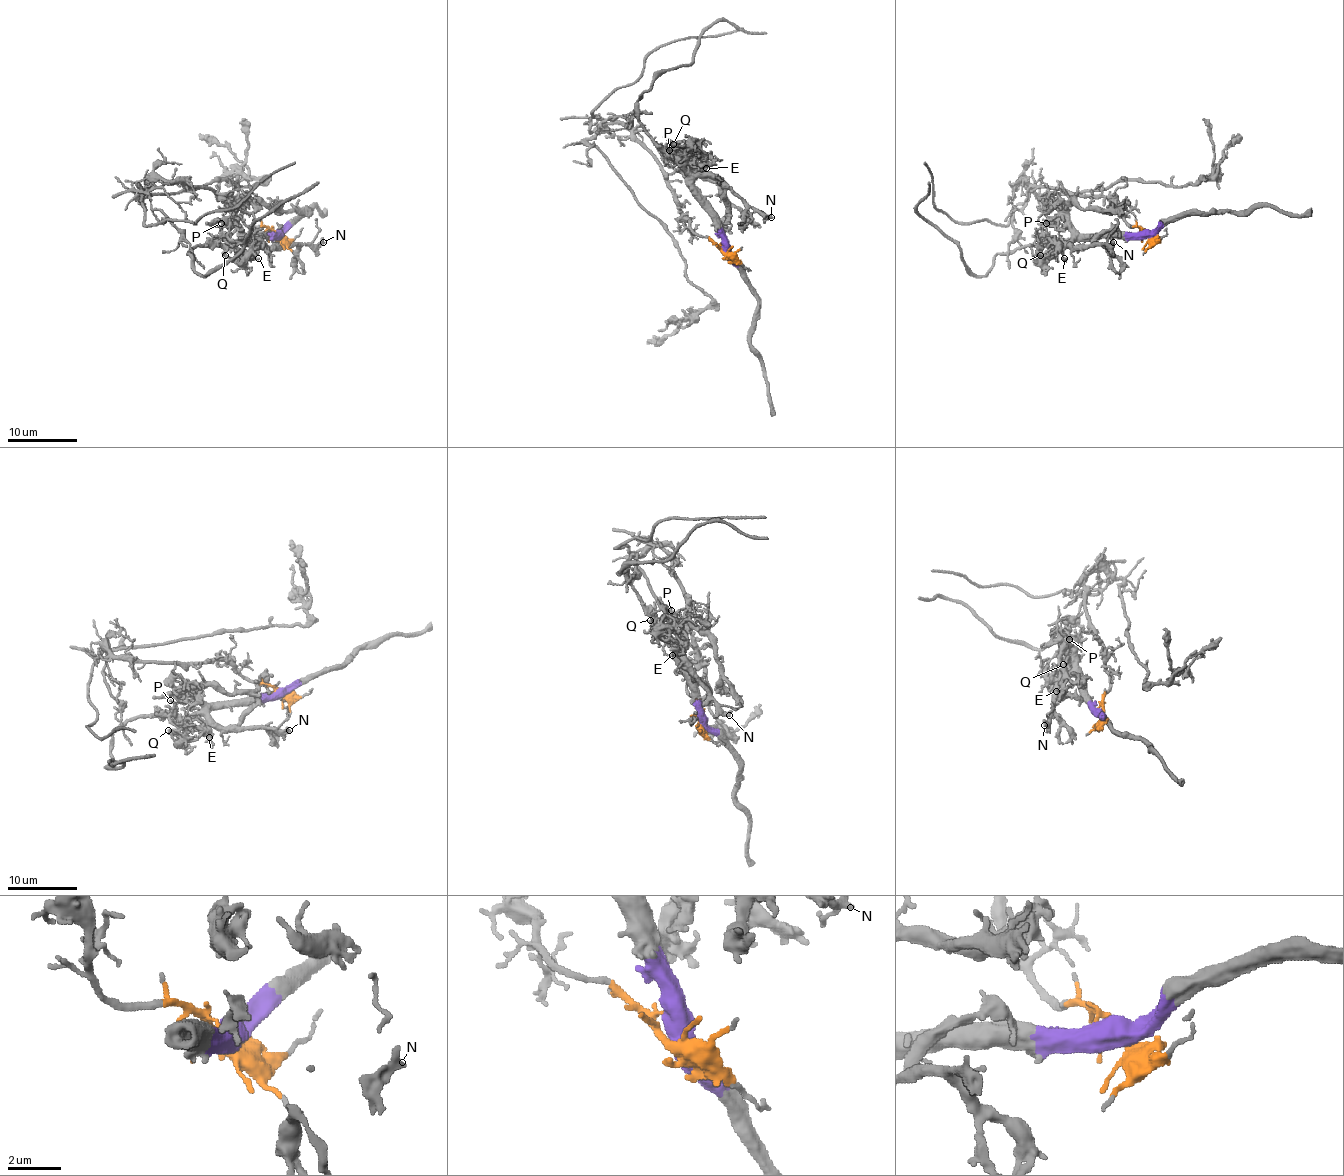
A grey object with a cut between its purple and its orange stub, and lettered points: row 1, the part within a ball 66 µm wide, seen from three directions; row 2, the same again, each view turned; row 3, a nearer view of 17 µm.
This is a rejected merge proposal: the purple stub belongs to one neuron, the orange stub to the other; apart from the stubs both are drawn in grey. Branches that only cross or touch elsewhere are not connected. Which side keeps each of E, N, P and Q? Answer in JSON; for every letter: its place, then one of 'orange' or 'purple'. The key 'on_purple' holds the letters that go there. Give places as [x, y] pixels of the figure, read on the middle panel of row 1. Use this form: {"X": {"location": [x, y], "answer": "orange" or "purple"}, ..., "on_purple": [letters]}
{"E": {"location": [706, 168], "answer": "purple"}, "N": {"location": [771, 217], "answer": "purple"}, "P": {"location": [669, 150], "answer": "purple"}, "Q": {"location": [673, 144], "answer": "purple"}, "on_purple": ["E", "N", "P", "Q"]}

